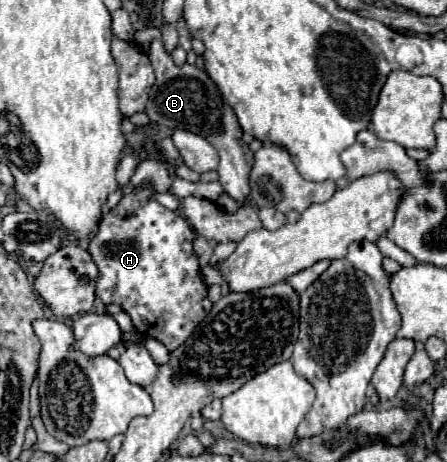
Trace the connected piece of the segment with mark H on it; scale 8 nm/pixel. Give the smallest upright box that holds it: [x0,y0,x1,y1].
[87,183,211,349]

